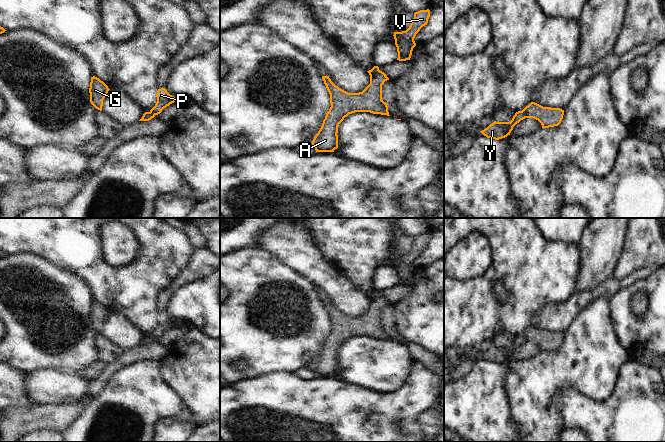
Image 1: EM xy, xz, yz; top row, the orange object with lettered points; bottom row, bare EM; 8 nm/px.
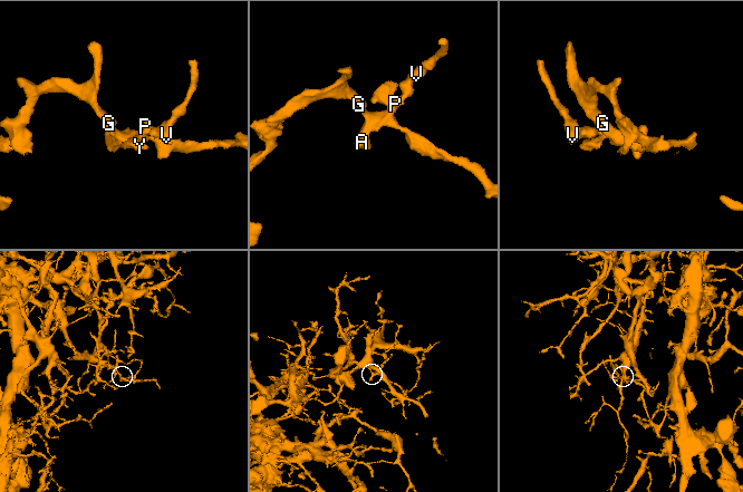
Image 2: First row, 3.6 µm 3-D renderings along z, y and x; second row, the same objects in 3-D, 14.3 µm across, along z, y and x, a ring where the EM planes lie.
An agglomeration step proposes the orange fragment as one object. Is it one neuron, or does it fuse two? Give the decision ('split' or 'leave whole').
split

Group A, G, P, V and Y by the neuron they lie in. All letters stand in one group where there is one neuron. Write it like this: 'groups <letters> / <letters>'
groups A G P V / Y

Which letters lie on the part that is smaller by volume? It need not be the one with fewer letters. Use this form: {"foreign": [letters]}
{"foreign": ["Y"]}

